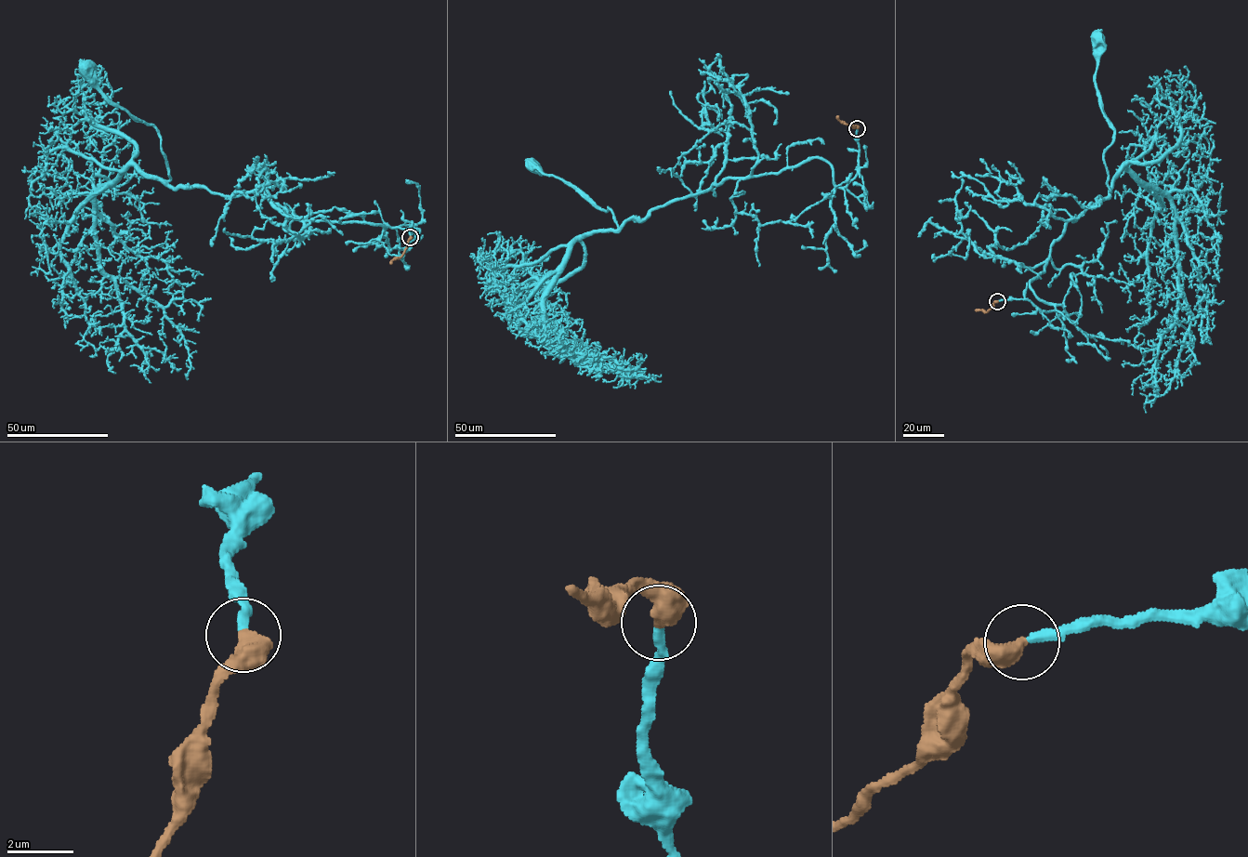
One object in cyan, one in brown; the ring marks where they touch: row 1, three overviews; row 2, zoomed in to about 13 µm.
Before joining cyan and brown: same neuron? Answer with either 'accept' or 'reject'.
accept

